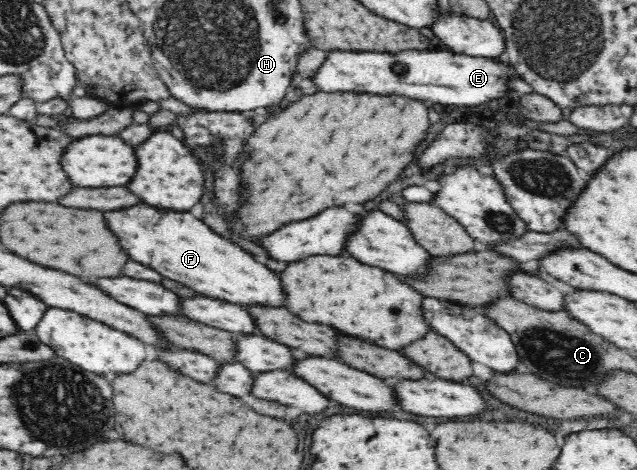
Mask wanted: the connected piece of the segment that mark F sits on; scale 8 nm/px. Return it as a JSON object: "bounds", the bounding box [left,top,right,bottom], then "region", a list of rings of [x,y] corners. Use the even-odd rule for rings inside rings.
{"bounds":[110,204,286,308],"region":[[[138,204],[134,208],[110,212],[110,228],[114,228],[118,236],[122,236],[122,244],[126,244],[126,250],[134,260],[158,270],[166,278],[172,278],[202,292],[204,296],[230,300],[234,304],[266,302],[264,306],[272,308],[280,308],[286,302],[286,290],[278,272],[274,272],[266,264],[256,262],[254,256],[248,254],[244,248],[218,236],[202,220],[194,218],[188,212],[182,214],[164,210],[162,214],[160,208]],[[178,226],[182,236],[174,236],[174,240],[170,242],[166,228],[174,228],[176,232]]]}

